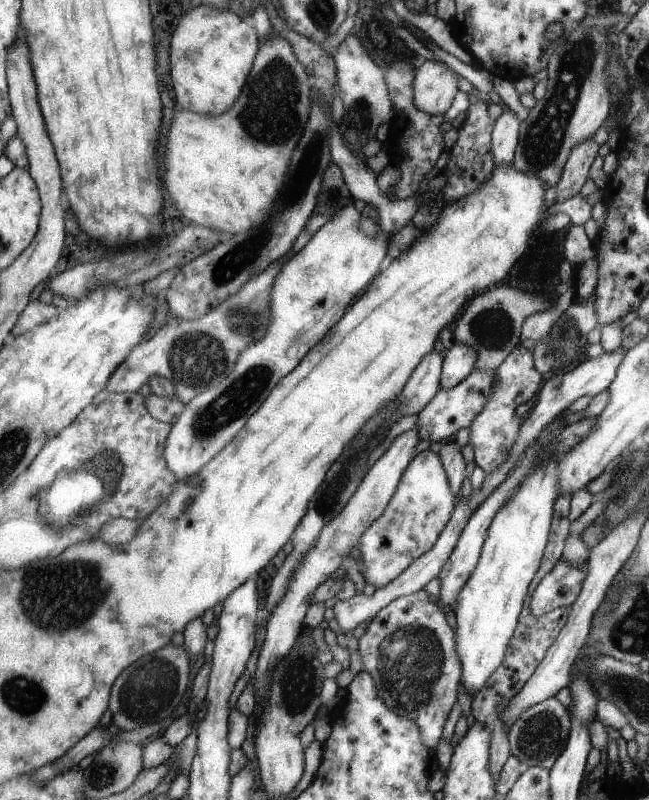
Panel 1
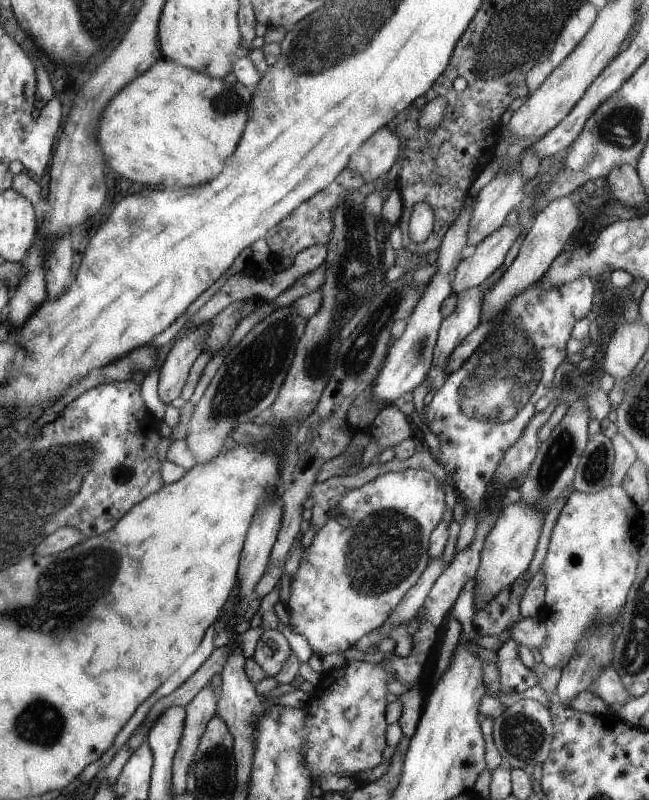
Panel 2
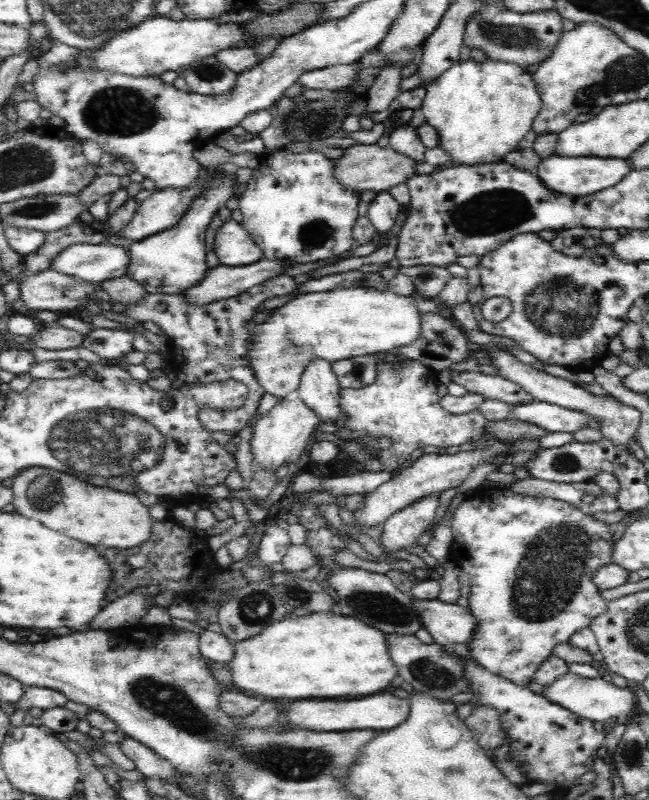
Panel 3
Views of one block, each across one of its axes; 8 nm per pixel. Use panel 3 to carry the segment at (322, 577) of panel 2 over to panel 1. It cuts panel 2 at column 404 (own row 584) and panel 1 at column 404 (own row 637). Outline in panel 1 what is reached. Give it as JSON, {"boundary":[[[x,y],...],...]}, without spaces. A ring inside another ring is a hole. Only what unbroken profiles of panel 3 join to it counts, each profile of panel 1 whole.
{"boundary":[[[429,449],[419,452],[407,464],[385,510],[363,530],[354,546],[359,550],[357,562],[364,584],[380,588],[399,577],[417,557],[432,548],[452,510],[453,492],[439,456]]]}

